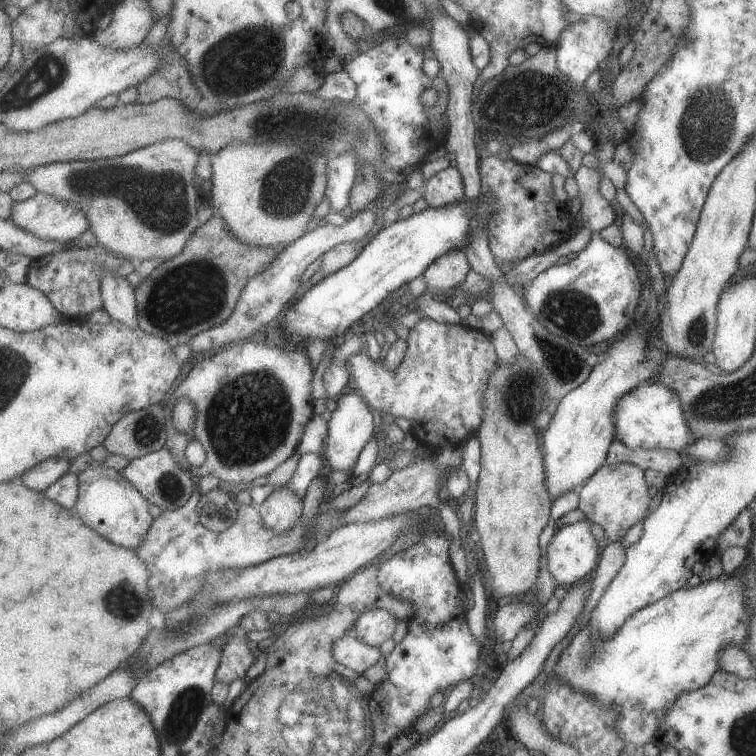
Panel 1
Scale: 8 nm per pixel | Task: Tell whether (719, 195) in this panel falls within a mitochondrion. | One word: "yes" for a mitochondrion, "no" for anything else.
no

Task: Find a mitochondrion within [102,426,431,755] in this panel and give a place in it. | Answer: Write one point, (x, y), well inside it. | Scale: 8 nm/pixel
(186, 709)

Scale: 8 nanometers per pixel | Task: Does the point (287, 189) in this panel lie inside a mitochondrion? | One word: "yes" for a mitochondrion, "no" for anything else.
yes

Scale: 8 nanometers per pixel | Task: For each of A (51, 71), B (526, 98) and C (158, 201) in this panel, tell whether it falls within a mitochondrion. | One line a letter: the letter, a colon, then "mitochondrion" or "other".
A: mitochondrion
B: mitochondrion
C: mitochondrion

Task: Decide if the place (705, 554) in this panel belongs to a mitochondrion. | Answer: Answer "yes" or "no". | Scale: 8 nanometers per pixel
no

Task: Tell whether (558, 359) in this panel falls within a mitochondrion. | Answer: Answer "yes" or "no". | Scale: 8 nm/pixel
yes

